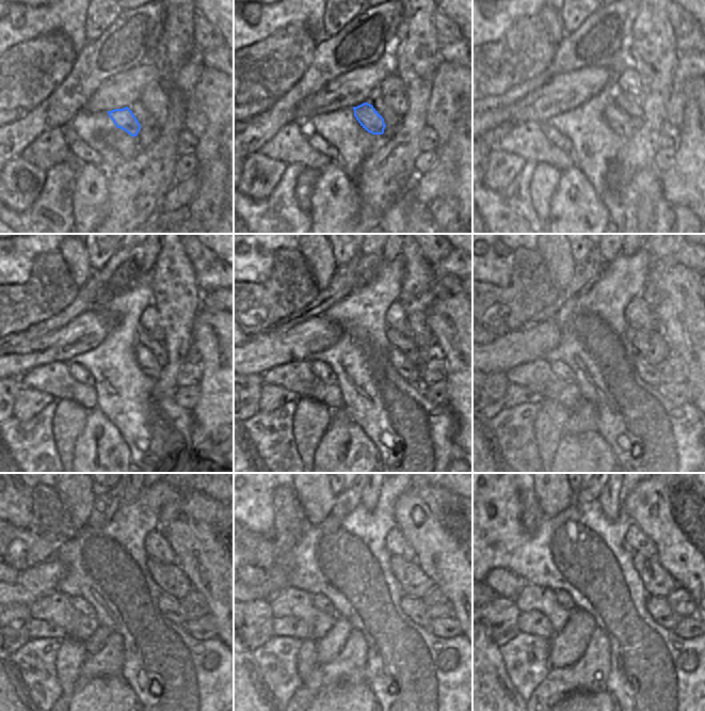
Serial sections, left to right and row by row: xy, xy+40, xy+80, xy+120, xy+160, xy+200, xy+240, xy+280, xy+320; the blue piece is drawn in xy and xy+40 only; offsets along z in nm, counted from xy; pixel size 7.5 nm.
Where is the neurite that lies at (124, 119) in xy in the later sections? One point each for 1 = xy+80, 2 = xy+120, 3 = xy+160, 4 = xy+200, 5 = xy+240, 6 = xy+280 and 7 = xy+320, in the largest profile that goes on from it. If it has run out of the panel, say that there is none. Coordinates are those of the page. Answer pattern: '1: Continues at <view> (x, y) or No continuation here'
1: Continues at xy+80 (614, 117)
2: Continues at xy+120 (147, 363)
3: Continues at xy+160 (410, 372)
4: Continues at xy+200 (649, 373)
5: Continues at xy+240 (171, 607)
6: Continues at xy+280 (414, 607)
7: Continues at xy+320 (658, 609).

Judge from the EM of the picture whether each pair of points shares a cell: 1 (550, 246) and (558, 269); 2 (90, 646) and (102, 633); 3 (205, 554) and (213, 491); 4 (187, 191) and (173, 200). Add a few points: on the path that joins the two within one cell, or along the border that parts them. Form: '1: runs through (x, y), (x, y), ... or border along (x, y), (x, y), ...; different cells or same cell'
1: runs through (556, 251), (558, 264); same cell
2: runs through (93, 643), (99, 636); same cell
3: border along (191, 489), (198, 490), (222, 503); different cells
4: runs through (183, 192), (176, 196); same cell

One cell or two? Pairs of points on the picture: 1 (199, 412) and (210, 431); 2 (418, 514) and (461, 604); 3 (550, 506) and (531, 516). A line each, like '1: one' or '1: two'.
1: one
2: one
3: two

